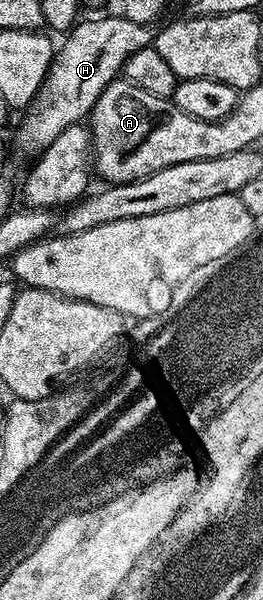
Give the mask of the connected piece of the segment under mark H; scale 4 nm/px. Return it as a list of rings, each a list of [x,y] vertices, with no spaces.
[[[123,16],[86,18],[77,21],[67,31],[65,38],[68,39],[61,46],[59,43],[44,83],[40,85],[31,109],[23,115],[25,118],[16,130],[16,150],[22,158],[38,156],[46,147],[54,144],[54,139],[66,132],[66,128],[83,123],[92,113],[98,96],[102,96],[111,82],[117,81],[124,61],[134,56],[134,52],[153,45],[154,30],[151,25],[136,24]]]

